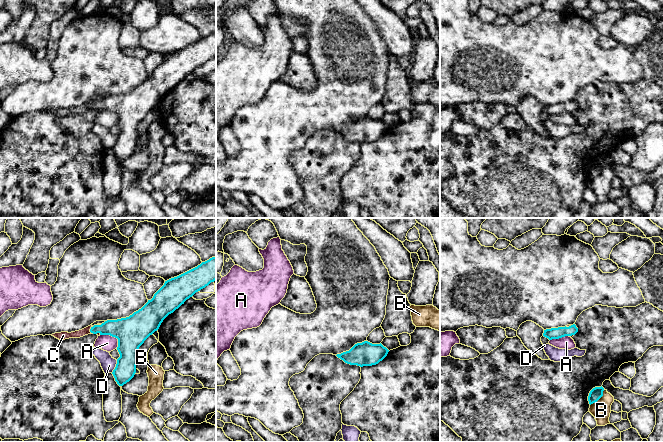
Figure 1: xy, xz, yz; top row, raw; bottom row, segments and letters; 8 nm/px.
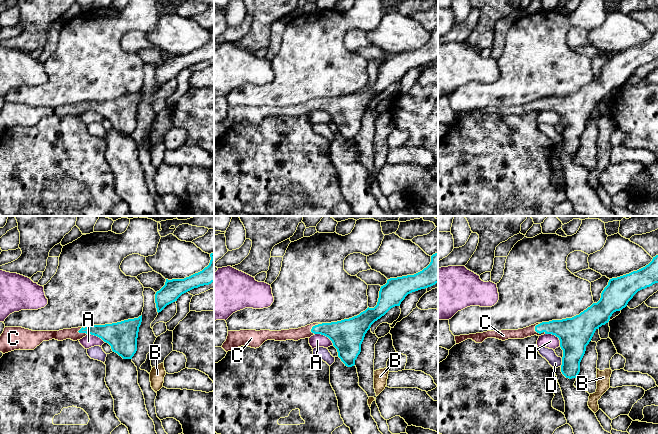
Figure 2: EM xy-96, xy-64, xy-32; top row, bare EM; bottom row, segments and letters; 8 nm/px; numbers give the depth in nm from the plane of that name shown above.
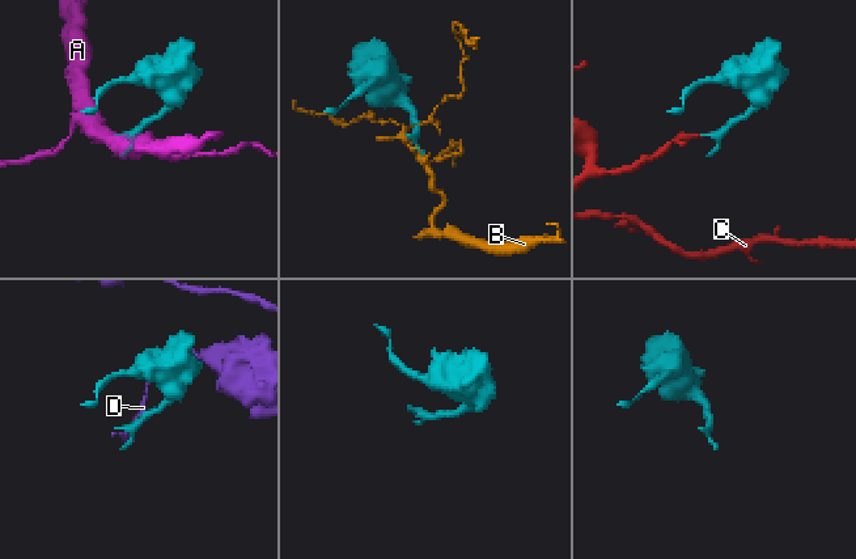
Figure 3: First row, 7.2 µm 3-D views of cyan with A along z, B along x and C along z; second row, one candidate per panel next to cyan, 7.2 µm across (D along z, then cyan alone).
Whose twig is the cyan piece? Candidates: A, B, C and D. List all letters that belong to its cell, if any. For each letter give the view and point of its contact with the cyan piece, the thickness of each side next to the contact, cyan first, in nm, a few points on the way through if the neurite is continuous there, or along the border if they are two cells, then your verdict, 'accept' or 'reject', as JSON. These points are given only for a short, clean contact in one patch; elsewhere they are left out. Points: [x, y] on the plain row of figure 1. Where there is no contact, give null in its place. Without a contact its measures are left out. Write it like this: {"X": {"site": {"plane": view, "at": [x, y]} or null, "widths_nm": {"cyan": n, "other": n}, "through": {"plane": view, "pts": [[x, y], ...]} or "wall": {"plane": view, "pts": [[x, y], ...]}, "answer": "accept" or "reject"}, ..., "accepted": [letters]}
{"A": {"site": {"plane": "xy", "at": [113, 112]}, "widths_nm": {"cyan": 260, "other": 130}, "answer": "reject"}, "B": {"site": {"plane": "yz", "at": [599, 174]}, "widths_nm": {"cyan": 100, "other": 150}, "wall": {"plane": "yz", "pts": [[604, 165], [603, 170], [590, 181]]}, "answer": "reject"}, "C": {"site": {"plane": "xy", "at": [90, 106]}, "widths_nm": {"cyan": 160, "other": 60}, "through": {"plane": "xy", "pts": [[121, 105], [90, 106], [77, 110]]}, "answer": "accept"}, "D": {"site": {"plane": "xy", "at": [116, 142]}, "widths_nm": {"cyan": 190, "other": 120}, "wall": {"plane": "xy", "pts": [[117, 136], [116, 142], [111, 148]]}, "answer": "reject"}, "accepted": ["C"]}

